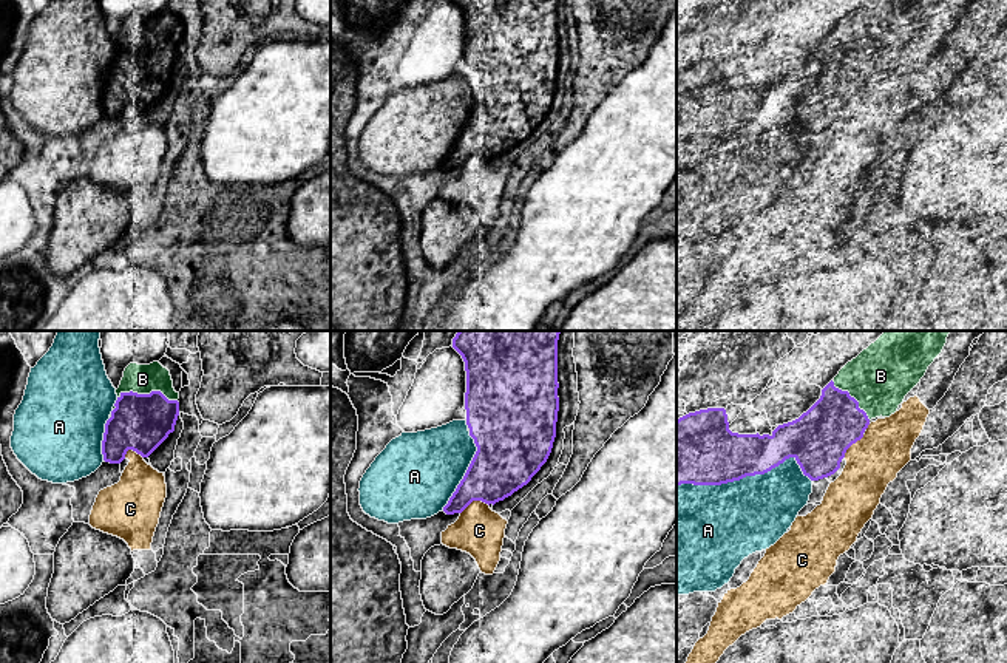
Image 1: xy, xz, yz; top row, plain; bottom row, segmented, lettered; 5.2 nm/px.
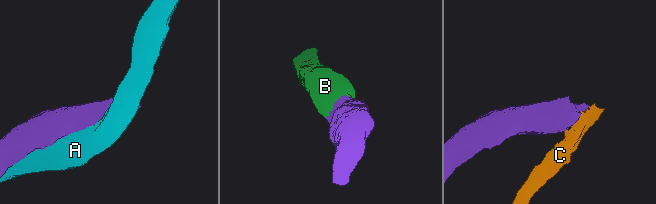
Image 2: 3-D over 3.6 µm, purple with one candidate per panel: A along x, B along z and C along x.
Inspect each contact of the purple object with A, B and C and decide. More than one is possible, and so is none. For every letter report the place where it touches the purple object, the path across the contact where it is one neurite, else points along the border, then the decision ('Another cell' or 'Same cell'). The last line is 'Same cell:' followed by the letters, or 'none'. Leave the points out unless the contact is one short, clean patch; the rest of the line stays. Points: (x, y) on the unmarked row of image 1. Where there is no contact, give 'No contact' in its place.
A: Touches purple at yz (746, 129). Another cell
B: Touches purple at xy (147, 48). Same cell
C: Touches purple at xz (474, 153). Another cell
Same cell: B

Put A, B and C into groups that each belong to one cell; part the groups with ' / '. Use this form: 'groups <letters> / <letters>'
groups A / B / C

